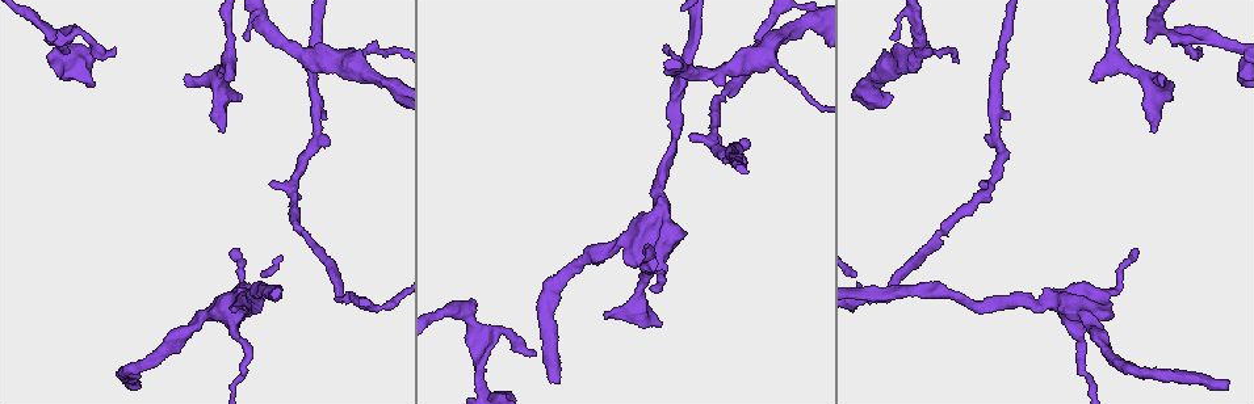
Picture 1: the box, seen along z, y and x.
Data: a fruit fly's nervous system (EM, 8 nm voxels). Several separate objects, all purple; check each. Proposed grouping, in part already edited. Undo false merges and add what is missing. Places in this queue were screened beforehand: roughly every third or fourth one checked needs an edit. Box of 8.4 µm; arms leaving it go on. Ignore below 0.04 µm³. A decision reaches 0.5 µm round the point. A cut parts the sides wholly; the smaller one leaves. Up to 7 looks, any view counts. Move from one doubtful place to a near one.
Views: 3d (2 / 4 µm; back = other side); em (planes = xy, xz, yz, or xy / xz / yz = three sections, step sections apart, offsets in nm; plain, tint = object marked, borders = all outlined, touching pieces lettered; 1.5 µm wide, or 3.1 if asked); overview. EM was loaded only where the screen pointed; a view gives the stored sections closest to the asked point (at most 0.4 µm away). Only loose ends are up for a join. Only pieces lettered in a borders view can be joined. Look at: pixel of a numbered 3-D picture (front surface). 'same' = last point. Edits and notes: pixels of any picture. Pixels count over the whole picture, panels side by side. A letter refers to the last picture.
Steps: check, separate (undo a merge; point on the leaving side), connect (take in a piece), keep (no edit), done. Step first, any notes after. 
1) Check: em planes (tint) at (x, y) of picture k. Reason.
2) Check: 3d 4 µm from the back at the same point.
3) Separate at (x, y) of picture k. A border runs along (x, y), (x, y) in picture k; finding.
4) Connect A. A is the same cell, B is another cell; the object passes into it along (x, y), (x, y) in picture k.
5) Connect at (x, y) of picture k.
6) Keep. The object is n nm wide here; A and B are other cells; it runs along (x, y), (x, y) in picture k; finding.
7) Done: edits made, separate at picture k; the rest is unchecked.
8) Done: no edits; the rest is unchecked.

Check: em yz step 4 (tint) at (535, 352) of picture 1. An open end.

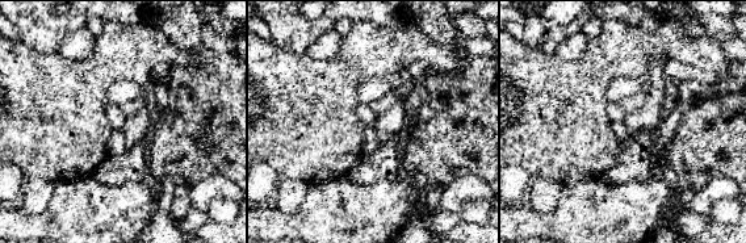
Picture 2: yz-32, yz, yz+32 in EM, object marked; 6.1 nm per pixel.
Check: em planes (borders) at the same point. Cut it another way.

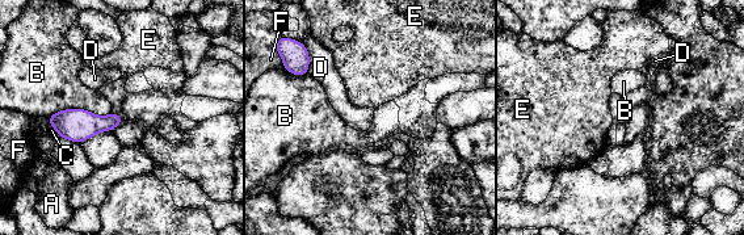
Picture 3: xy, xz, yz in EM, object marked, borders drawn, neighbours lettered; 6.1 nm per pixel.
Keep. The object is 120 nm wide here; A, B, C, D, E and F are other cells; a border runs along (112, 112), (118, 113), (122, 118) in picture 3; no lettered piece goes on from it.

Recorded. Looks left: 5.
Check: em planes (borders) at (225, 131) of picture 1. Branch stops here.

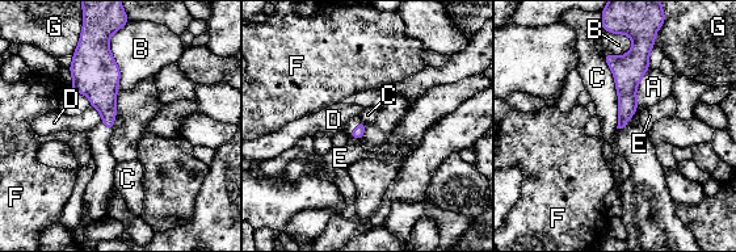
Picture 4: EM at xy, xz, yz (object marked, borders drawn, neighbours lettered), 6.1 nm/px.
Keep. A, B, C, D, E, F and G are other cells; a border runs along (602, 58), (614, 80), (617, 127) in picture 4; none of them fits.

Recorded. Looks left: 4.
Check: 3d 4 µm at (1228, 381) of picture 1. End of a long branch.

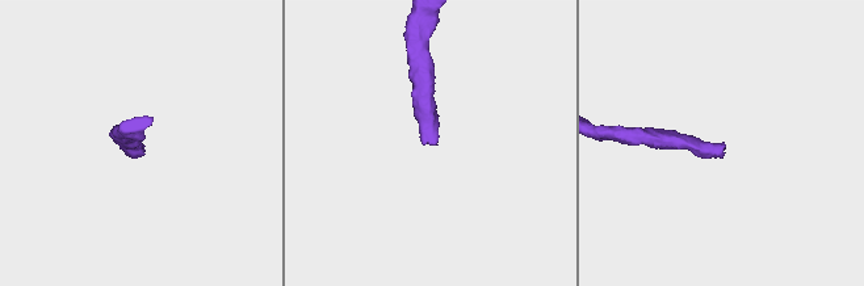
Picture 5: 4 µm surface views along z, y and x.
Check: em planes (borders) at (722, 143) of picture 5.

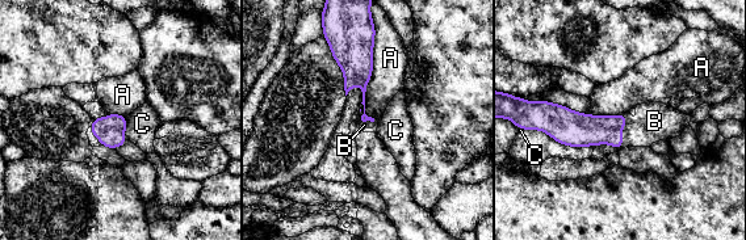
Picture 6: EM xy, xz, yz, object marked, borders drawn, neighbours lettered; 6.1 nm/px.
Connect B. B is the same cell, A and C are other cells; the neuron continues.

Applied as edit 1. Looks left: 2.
Done: edits made, connect at picture 6; the rest is unchecked.

